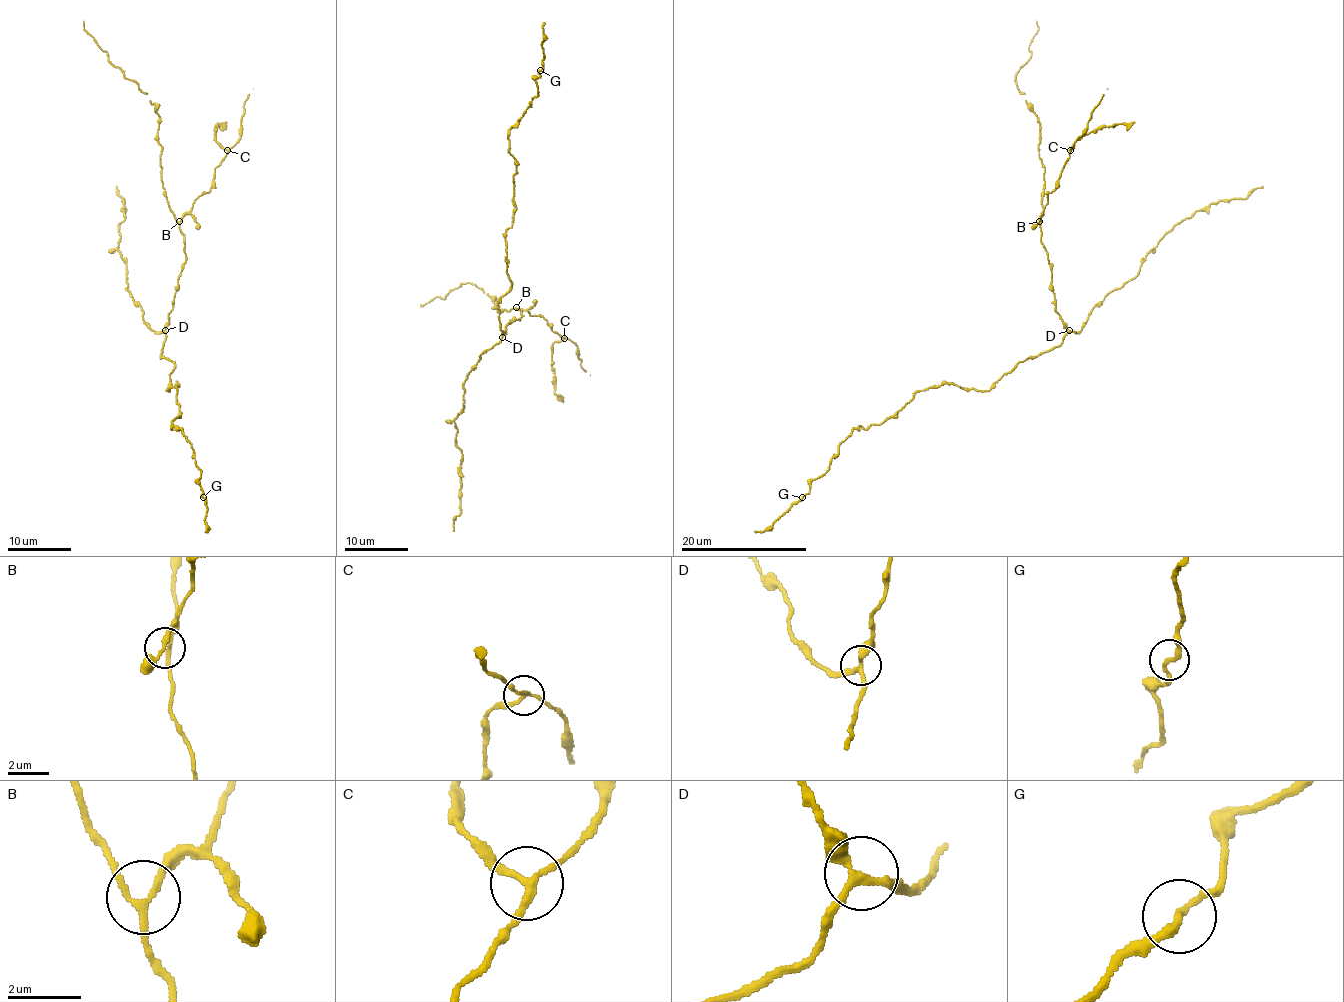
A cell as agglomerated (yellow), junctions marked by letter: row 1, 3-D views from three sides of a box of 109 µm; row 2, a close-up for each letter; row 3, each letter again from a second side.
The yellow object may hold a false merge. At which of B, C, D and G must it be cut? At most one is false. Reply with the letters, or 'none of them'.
C

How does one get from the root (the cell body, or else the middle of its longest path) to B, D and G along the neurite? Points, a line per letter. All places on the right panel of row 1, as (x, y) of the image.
B: (1055, 347), (1063, 341), (1067, 327), (1055, 308), (1052, 267), (1041, 240), (1039, 221)
D: (1055, 347), (1069, 330)
G: (1055, 347), (1018, 361), (988, 390), (954, 384), (917, 390), (882, 423), (857, 426), (802, 497)

